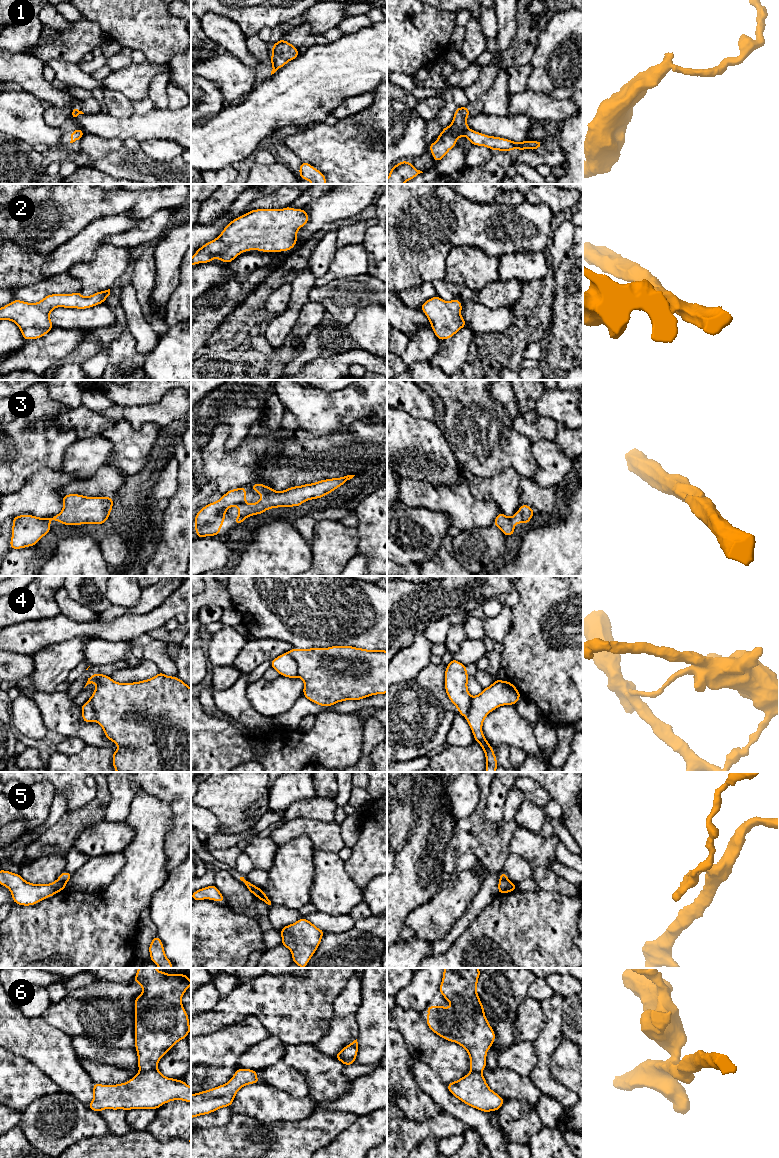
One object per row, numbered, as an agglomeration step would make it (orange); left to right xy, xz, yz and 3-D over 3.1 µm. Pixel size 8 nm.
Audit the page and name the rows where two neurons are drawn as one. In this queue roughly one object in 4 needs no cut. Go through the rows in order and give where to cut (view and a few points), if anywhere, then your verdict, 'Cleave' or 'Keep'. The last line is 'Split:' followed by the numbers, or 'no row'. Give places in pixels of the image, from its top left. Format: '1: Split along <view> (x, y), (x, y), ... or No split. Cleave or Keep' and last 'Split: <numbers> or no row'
1: Split along yz (468, 128), (465, 134). Cleave
2: No split. Keep
3: No split. Keep
4: Split along xz (287, 652), (296, 663), (298, 676). Cleave
5: Split along xy (58, 879), (65, 883). Cleave
6: Split along xy (156, 1067), (140, 1071). Cleave
Split: 1, 4, 5, 6

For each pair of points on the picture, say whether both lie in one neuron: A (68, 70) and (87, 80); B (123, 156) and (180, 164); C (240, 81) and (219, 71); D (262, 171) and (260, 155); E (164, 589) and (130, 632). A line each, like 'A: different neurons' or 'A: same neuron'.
A: same neuron
B: same neuron
C: same neuron
D: different neurons
E: different neurons

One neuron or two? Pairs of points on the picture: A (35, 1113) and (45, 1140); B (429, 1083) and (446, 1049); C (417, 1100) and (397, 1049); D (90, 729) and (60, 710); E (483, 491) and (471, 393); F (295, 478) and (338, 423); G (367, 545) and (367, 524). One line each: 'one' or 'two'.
A: one
B: two
C: one
D: one
E: two
F: two
G: one

